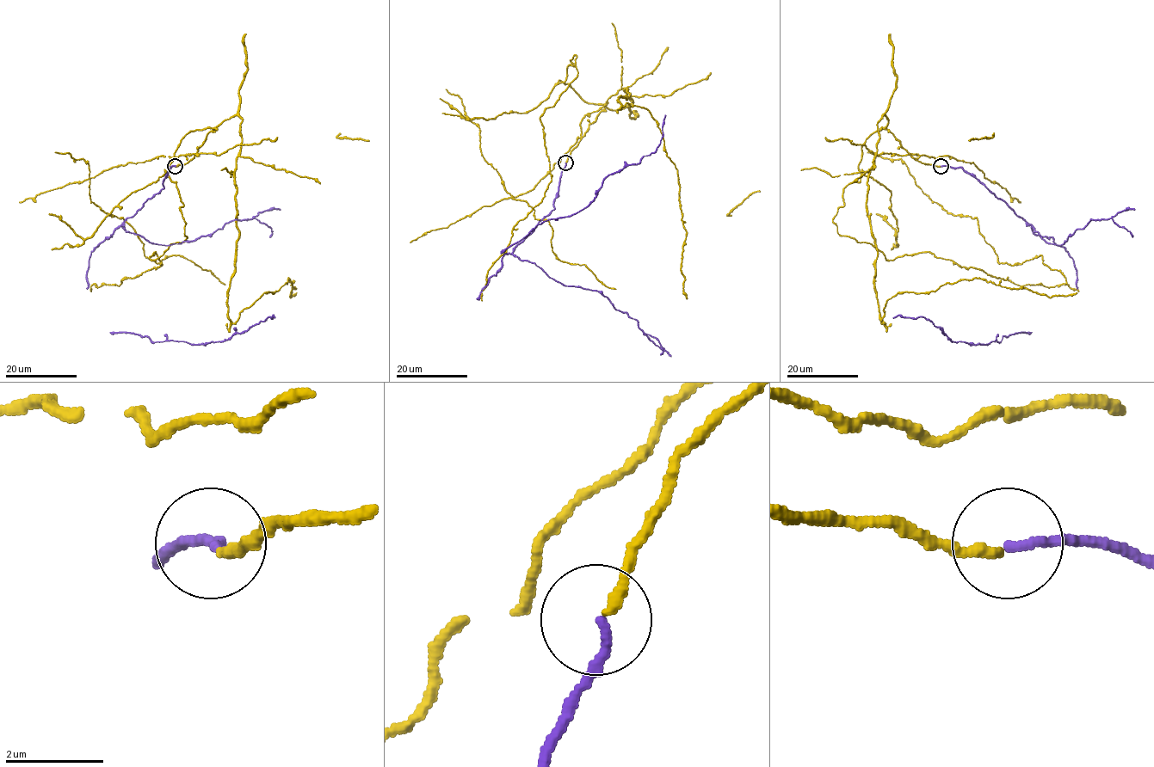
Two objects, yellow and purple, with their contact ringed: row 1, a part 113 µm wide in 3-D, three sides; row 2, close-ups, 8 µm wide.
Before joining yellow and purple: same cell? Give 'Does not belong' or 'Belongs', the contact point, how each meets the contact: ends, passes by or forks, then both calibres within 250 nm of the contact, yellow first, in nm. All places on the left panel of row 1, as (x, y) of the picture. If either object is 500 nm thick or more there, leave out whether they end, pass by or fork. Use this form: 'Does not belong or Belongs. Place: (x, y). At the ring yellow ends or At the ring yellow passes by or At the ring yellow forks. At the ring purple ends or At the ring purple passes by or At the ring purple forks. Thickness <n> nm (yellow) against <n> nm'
Belongs. Place: (175, 166). At the ring yellow ends. At the ring purple ends. Thickness 200 nm (yellow) against 190 nm

